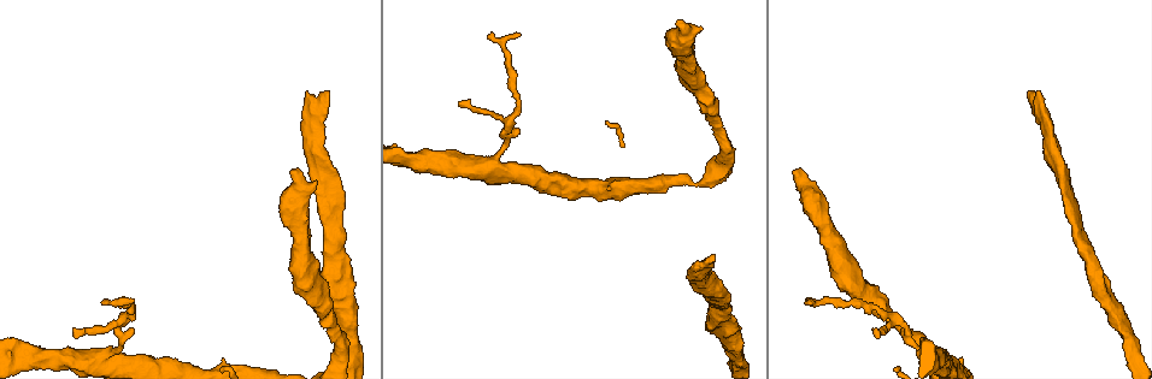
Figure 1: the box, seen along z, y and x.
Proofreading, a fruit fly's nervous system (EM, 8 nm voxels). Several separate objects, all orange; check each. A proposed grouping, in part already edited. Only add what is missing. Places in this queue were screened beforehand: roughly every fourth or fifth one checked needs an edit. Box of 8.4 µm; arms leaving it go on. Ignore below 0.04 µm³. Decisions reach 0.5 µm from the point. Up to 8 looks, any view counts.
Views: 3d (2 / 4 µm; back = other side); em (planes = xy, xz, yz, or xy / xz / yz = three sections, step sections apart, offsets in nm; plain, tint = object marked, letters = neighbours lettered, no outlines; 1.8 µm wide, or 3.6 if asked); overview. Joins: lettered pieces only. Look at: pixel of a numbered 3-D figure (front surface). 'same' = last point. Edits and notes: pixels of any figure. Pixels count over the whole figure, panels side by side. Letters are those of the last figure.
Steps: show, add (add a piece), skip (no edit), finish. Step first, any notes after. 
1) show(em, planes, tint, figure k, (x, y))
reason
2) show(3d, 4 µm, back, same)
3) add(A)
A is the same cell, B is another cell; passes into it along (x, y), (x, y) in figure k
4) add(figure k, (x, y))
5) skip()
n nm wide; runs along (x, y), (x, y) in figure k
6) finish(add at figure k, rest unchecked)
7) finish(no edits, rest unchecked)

show(3d, 4 µm, figure 1, (108, 356))
three-way junction

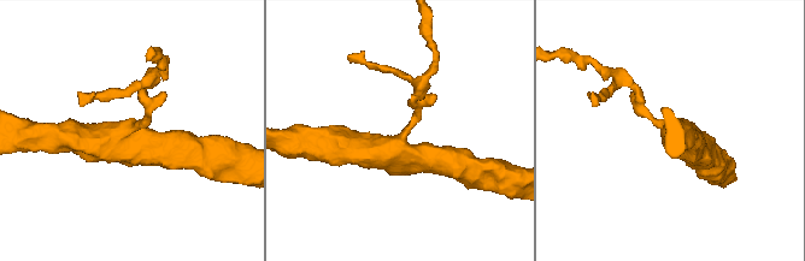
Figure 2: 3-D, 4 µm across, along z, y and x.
show(em, xz, step 16, tint, figure 2, (129, 130))
3 arms

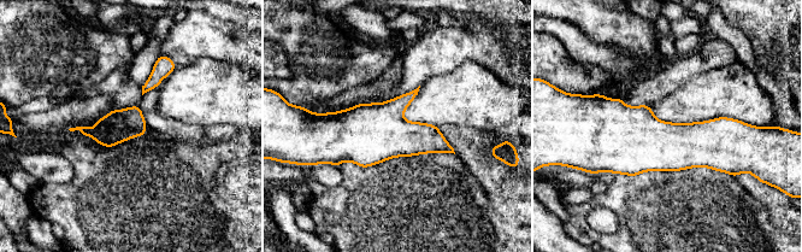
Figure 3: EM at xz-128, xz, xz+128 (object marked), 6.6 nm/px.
show(em, planes, letters, same)
another direction

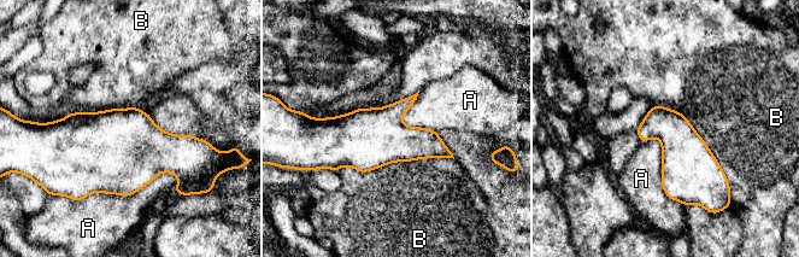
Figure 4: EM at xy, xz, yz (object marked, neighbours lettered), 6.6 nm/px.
skip()
280 nm wide; A and B are other cells; border along (178, 180), (78, 200) in figure 4; no lettered piece goes on from it

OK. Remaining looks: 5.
show(3d, 2 µm, figure 1, (518, 33))
branch stops here

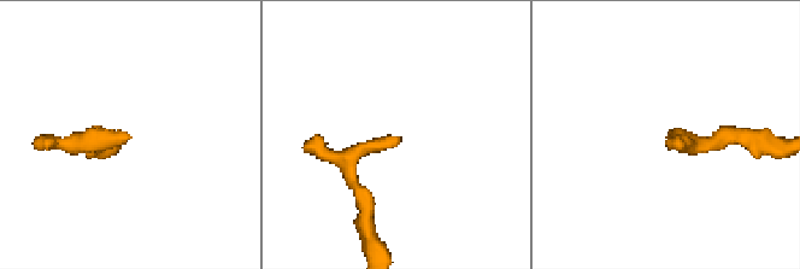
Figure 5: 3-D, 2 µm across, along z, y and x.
show(em, planes, plain, figure 5, (667, 135))
need the tissue

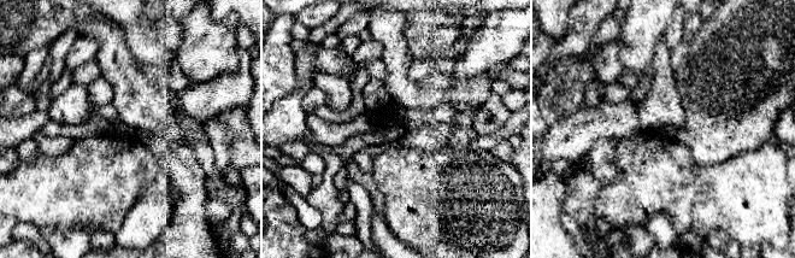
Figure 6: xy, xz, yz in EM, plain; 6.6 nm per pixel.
show(em, planes, letters, same)

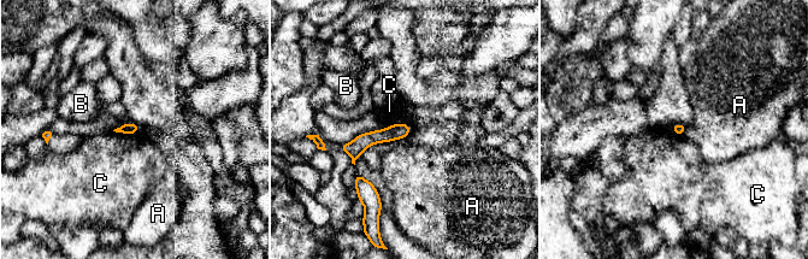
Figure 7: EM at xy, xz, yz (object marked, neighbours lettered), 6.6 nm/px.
skip()
A, B and C are other cells; runs along (406, 128), (344, 147) in figure 7; none of them fits

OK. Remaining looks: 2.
show(em, planes, letters, figure 1, (307, 92))
an open end

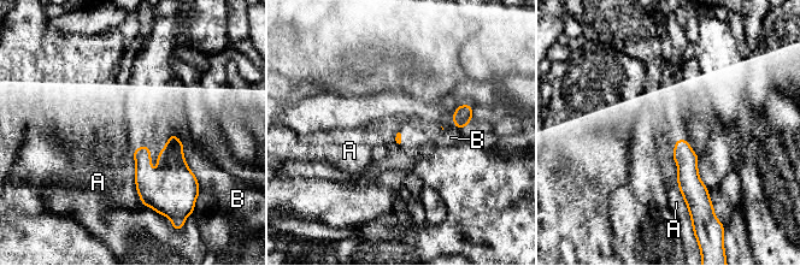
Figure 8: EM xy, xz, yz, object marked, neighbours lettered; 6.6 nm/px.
skip()
A and B are other cells; border along (680, 190), (689, 213) in figure 8; no lettered piece goes on from it

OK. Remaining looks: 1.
finish(no edits, rest unchecked)

